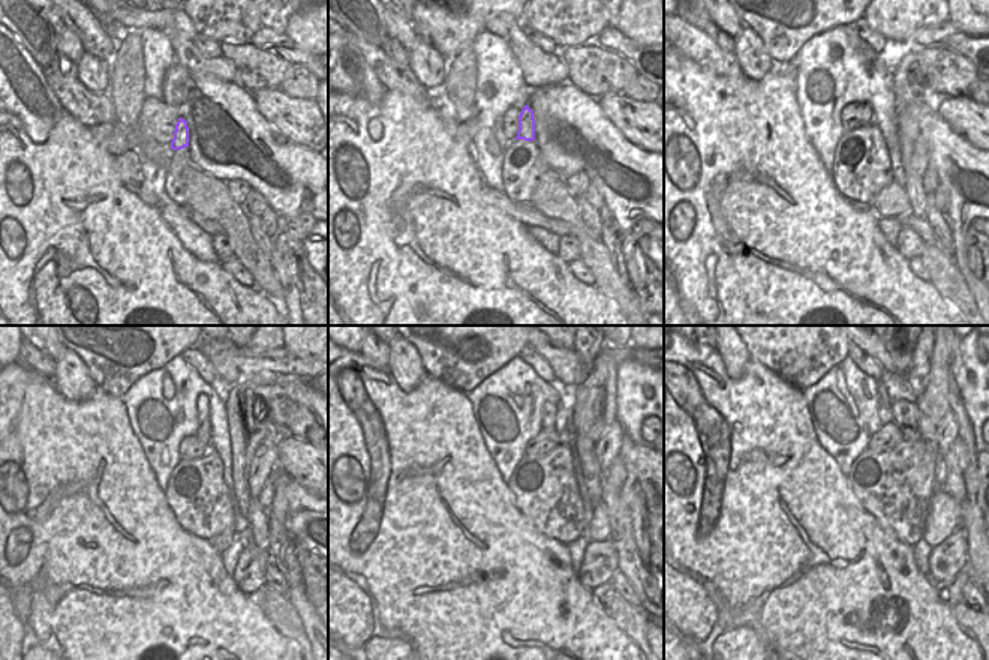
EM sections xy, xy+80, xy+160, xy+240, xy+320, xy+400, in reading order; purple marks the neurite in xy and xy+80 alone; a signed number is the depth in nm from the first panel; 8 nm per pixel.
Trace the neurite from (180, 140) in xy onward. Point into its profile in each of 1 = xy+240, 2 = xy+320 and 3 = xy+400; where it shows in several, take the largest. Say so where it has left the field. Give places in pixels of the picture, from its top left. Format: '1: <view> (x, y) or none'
1: xy+240 (204, 432)
2: xy+320 (549, 411)
3: xy+400 (884, 404)

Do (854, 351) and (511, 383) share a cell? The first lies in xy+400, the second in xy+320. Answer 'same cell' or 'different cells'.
different cells

